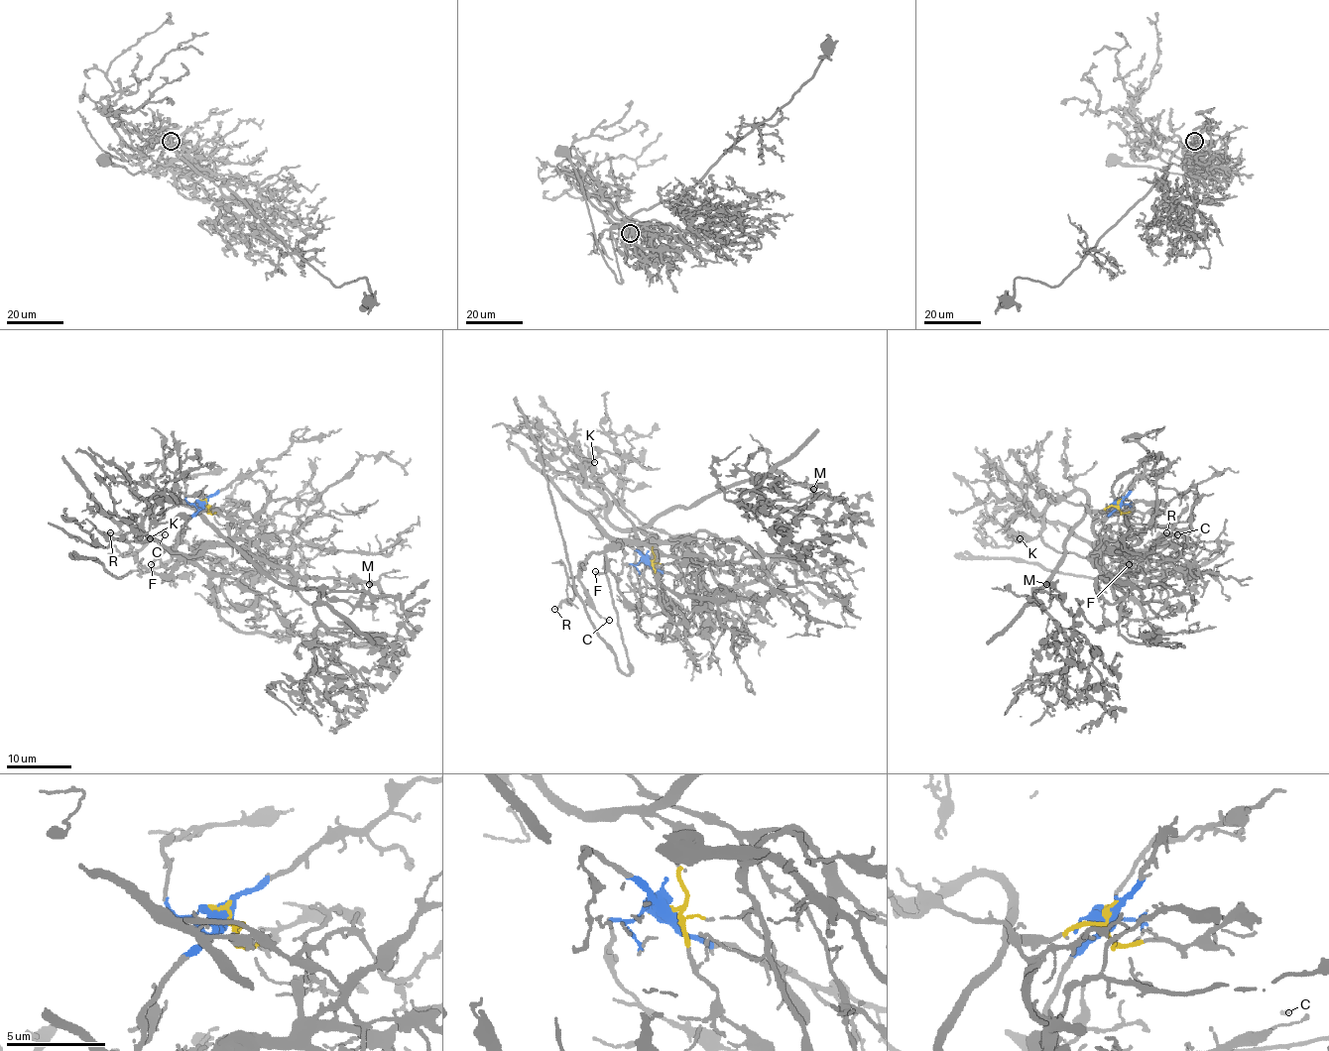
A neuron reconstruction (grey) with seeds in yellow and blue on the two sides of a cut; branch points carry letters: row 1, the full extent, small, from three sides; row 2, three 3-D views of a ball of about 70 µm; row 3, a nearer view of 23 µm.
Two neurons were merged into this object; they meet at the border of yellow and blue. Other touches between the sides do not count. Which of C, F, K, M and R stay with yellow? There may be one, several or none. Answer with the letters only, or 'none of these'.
K, M

